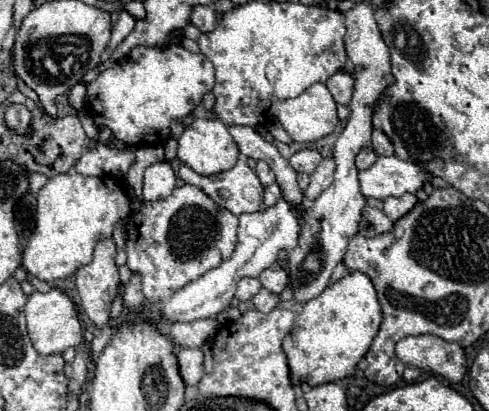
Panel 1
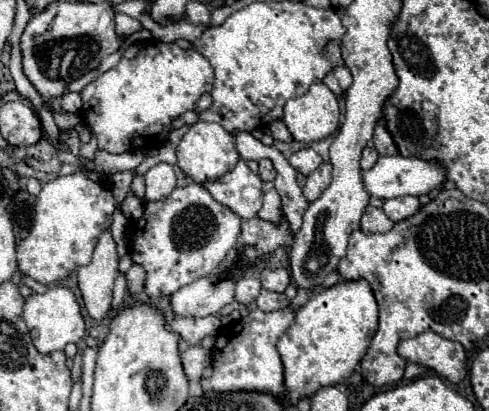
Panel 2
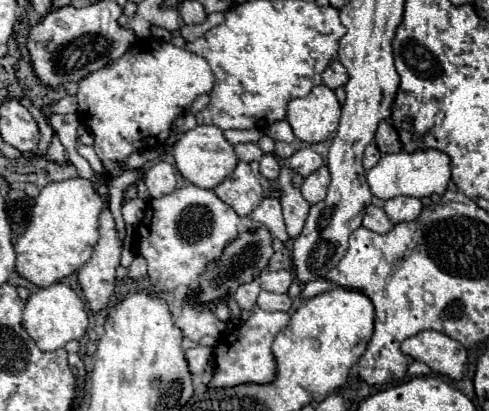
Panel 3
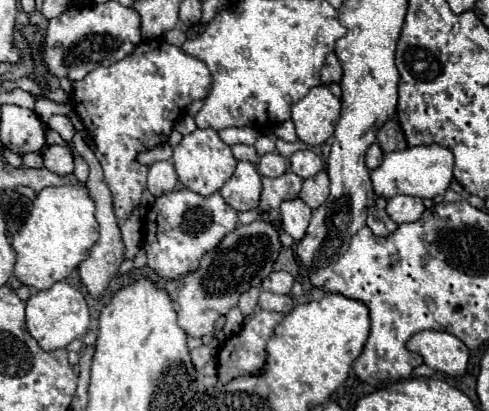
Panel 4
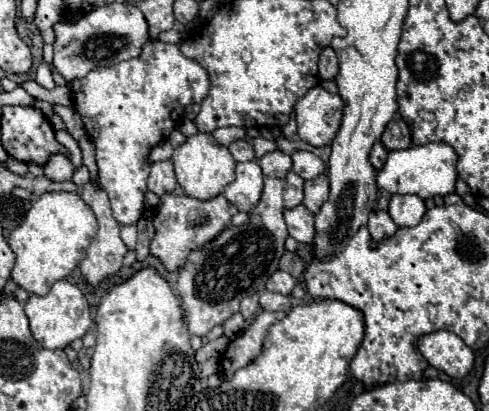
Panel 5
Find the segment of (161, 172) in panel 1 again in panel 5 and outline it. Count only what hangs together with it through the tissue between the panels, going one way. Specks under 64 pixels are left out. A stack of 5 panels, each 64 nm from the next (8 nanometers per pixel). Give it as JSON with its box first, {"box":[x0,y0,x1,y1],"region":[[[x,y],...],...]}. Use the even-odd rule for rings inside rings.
{"box":[148,160,176,196],"region":[[[170,160],[154,162],[150,176],[148,176],[148,190],[152,190],[156,196],[170,194],[176,188],[176,176]]]}

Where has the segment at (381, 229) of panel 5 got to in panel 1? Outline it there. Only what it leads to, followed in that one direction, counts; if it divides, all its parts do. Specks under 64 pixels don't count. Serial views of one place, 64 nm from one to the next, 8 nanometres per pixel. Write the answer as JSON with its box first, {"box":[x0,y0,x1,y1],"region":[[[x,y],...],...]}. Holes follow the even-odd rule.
{"box":[360,206,394,236],"region":[[[366,206],[362,212],[362,220],[360,220],[360,234],[362,236],[378,236],[384,232],[390,232],[394,228],[394,222],[378,208]]]}

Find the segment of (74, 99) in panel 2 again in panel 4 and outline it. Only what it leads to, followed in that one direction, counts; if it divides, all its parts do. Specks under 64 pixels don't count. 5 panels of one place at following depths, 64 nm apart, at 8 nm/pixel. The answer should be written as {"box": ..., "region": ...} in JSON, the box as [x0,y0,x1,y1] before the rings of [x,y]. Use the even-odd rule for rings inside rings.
{"box":[34,100,72,122],"region":[[[36,100],[36,110],[34,110],[44,122],[48,122],[48,118],[52,114],[66,114],[66,112],[72,112],[72,106],[70,104],[54,104],[50,100]]]}

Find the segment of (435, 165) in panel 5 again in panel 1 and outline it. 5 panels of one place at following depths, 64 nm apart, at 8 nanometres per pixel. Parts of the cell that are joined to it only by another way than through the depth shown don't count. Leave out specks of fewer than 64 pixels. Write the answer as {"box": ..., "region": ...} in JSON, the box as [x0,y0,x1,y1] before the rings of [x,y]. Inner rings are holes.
{"box":[358,156,432,198],"region":[[[378,156],[378,160],[358,174],[360,190],[366,198],[390,198],[402,196],[406,192],[416,194],[430,182],[432,174],[420,164],[410,160],[400,160],[398,156]]]}

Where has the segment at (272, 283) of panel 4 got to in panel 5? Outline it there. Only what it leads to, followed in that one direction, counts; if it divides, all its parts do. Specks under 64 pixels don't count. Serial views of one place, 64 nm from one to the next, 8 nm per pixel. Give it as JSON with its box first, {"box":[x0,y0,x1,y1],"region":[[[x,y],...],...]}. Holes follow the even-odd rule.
{"box":[266,270,296,296],"region":[[[278,270],[278,272],[274,272],[274,274],[268,278],[268,282],[266,282],[266,290],[270,290],[270,292],[278,292],[278,294],[284,294],[284,296],[290,296],[294,284],[296,284],[296,280],[294,280],[288,272]]]}

